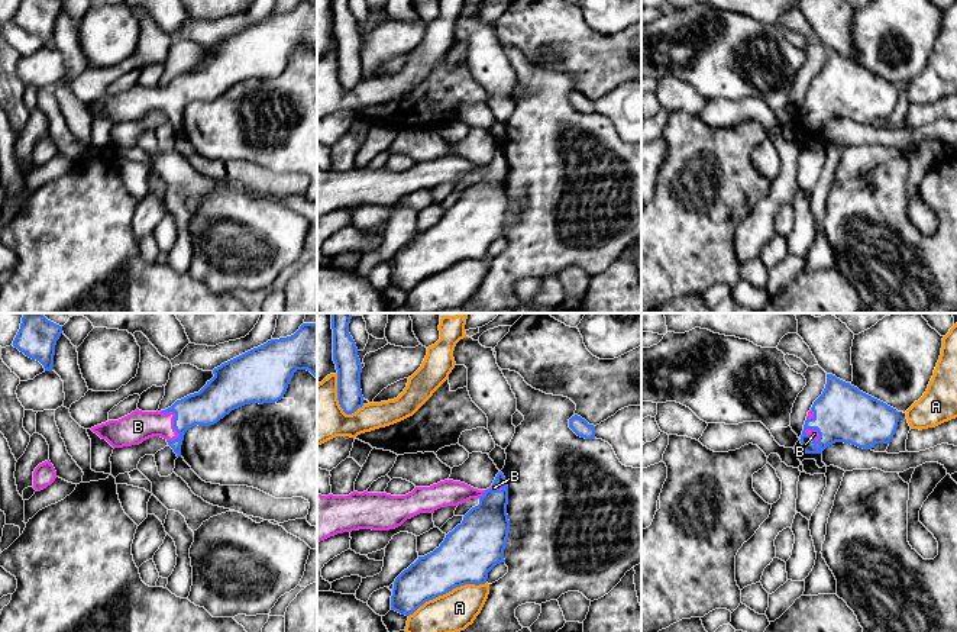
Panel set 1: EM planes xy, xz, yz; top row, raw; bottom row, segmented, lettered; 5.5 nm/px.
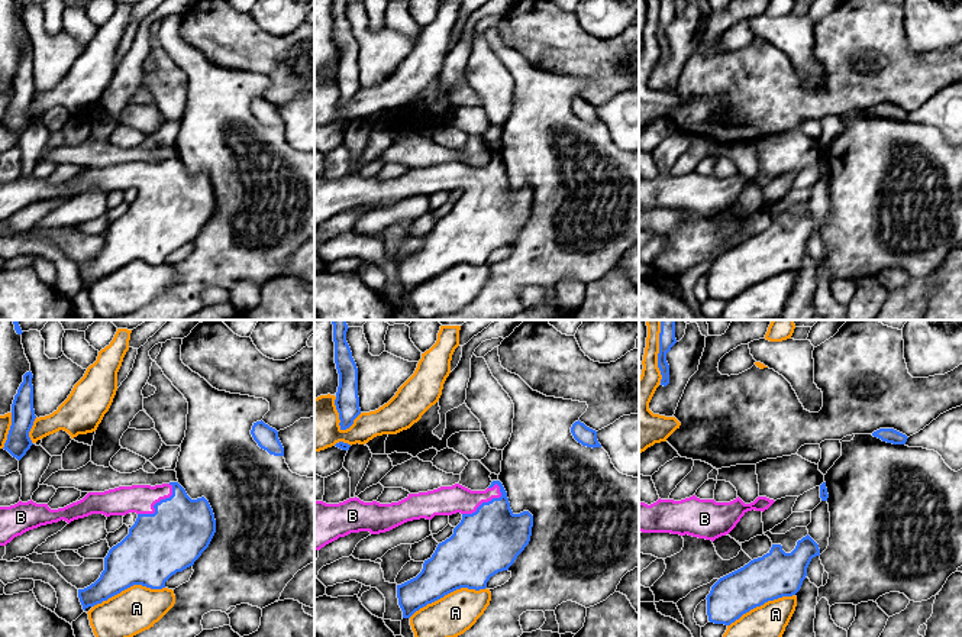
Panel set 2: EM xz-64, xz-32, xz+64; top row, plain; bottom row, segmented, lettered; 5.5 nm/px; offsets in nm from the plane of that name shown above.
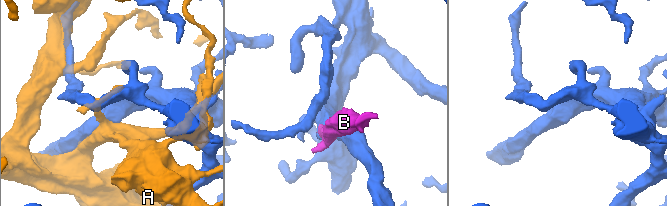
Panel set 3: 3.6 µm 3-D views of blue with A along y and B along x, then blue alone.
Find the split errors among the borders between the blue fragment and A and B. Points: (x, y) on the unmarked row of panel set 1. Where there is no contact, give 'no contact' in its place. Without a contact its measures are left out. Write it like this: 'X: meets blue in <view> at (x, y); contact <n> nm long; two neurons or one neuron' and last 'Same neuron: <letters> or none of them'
A: meets blue in xz at (446, 267); contact 480 nm long; two neurons
B: meets blue in xy at (174, 96); contact 190 nm long; one neuron
Same neuron: B

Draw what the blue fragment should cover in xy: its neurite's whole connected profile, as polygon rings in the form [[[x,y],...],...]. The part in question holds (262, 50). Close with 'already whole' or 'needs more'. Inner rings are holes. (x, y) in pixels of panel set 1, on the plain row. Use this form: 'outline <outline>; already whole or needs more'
outline [[[301,0],[291,12],[271,14],[222,39],[198,68],[177,75],[165,86],[136,84],[91,106],[113,123],[161,112],[181,132],[184,110],[190,103],[214,100],[245,80],[281,75],[297,45],[307,45],[317,54],[317,0]]]; needs more

